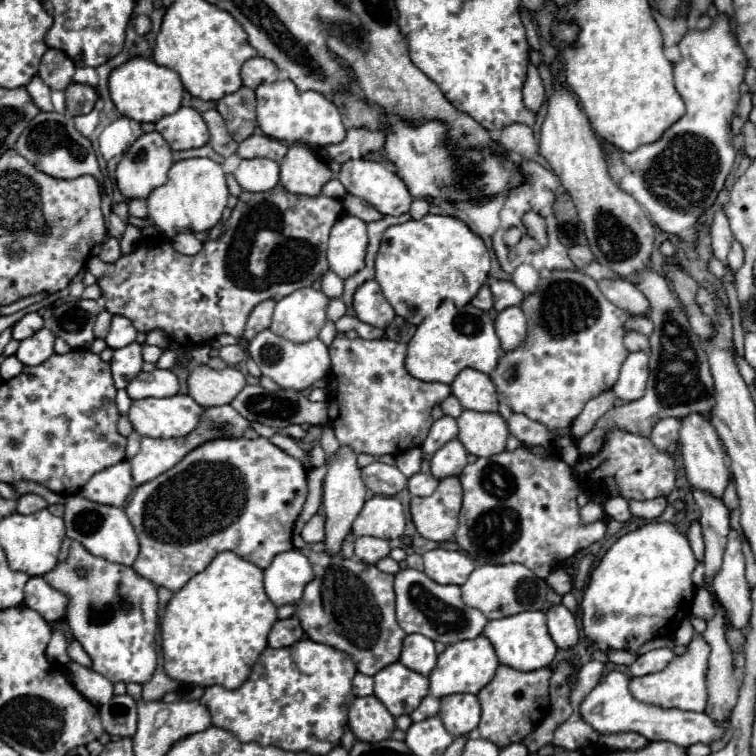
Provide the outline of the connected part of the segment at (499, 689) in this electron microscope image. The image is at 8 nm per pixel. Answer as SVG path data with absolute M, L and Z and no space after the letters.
M498 666L492 682L478 692L478 702L482 706L482 718L478 724L480 736L494 742L498 748L504 748L512 742L524 742L548 714L550 678L552 678L550 668L520 672L510 666Z

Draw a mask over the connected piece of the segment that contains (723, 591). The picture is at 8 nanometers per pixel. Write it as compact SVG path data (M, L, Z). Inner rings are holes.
M730 530L728 534L722 568L714 574L712 588L714 588L716 600L726 608L730 622L736 628L744 628L750 618L752 602L750 602L750 588L744 578L742 538L736 530Z

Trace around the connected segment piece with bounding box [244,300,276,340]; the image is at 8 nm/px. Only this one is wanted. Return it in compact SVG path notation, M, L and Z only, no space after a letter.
M264 300L252 310L252 314L250 314L248 322L246 322L244 340L252 340L258 332L262 332L262 330L266 330L270 326L274 306L276 306L276 300Z

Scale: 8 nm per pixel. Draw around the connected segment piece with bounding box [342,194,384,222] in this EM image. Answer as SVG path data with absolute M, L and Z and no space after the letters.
M352 194L344 196L342 204L344 204L344 208L346 208L348 214L352 214L352 216L364 220L364 222L376 222L376 220L384 218L384 214L380 214L376 208L368 206L368 202L364 202L362 198L356 198Z

